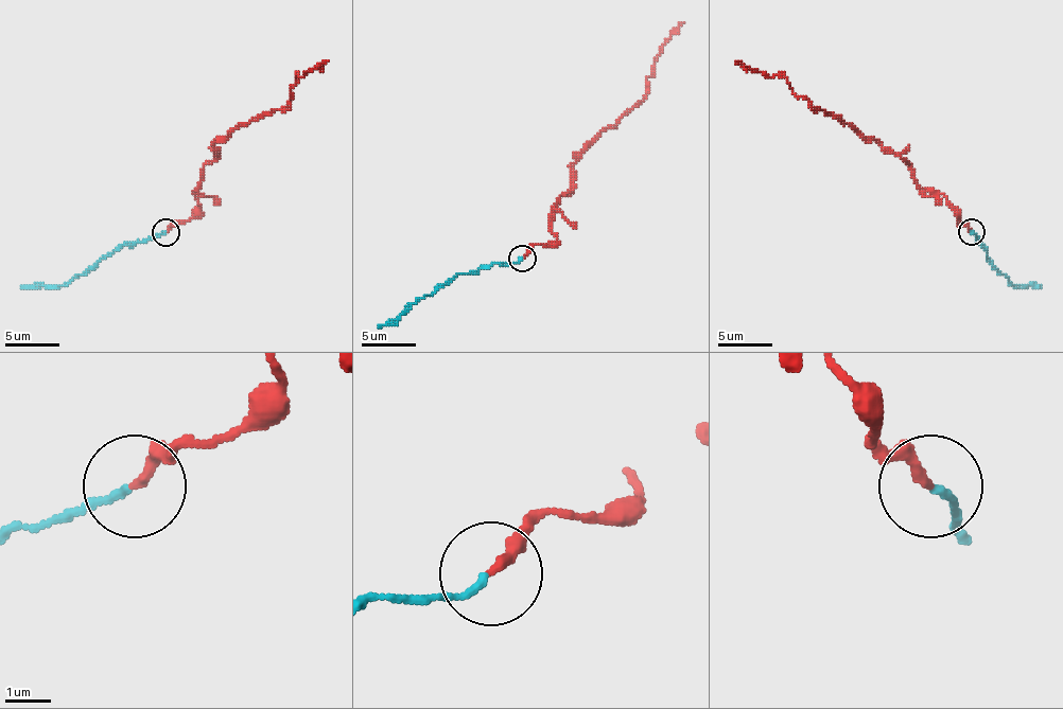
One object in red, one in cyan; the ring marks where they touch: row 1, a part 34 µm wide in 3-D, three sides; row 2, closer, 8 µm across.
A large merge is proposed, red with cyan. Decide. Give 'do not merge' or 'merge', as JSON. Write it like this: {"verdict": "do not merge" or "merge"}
{"verdict": "do not merge"}

